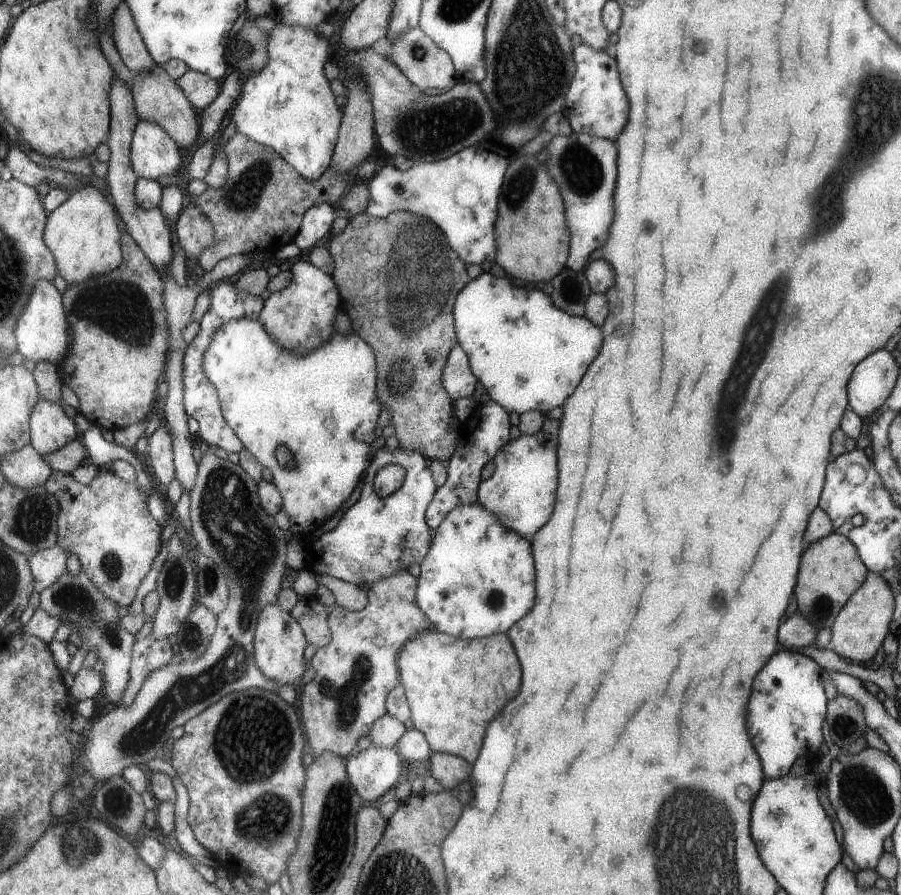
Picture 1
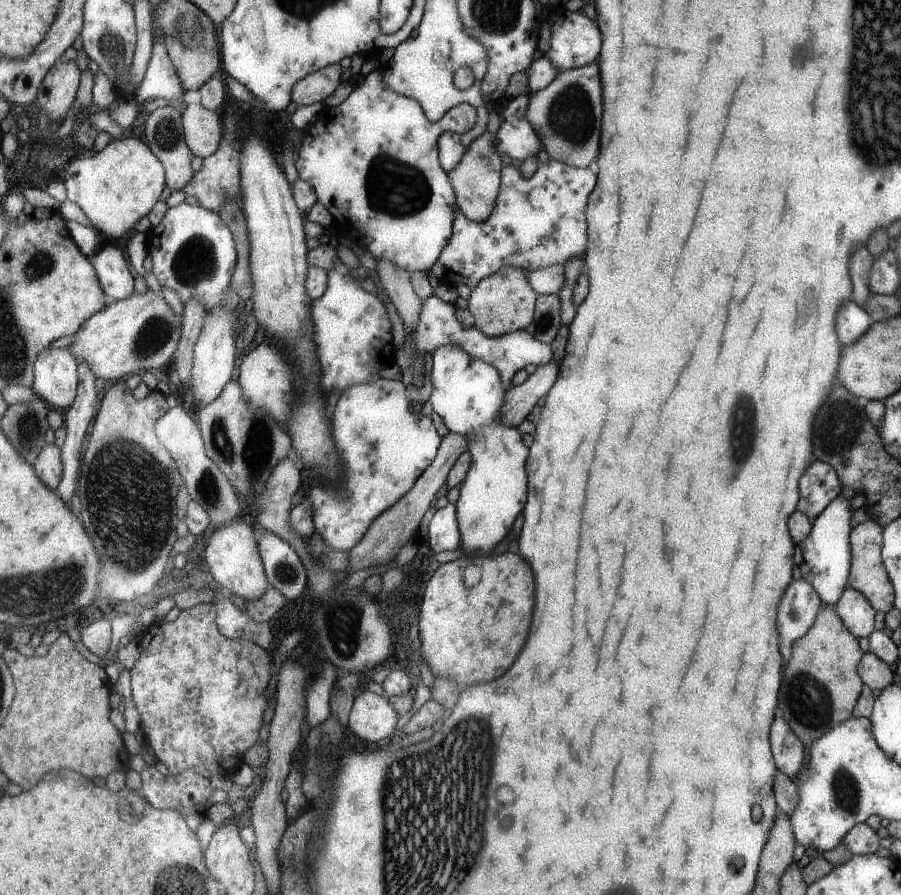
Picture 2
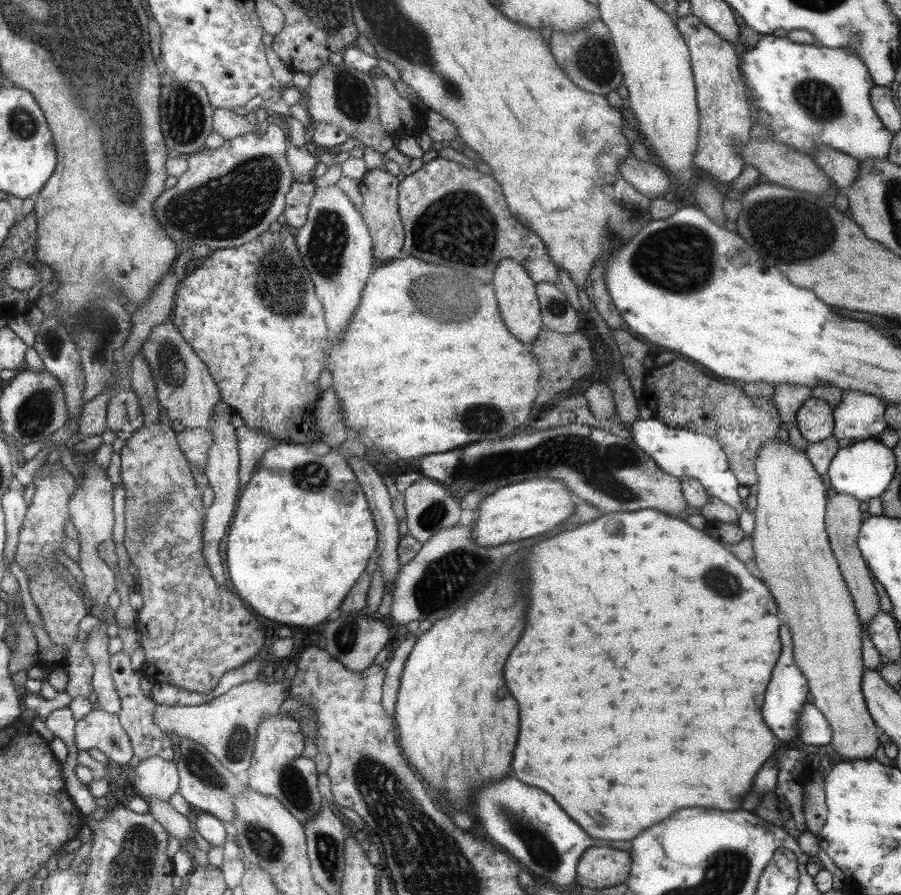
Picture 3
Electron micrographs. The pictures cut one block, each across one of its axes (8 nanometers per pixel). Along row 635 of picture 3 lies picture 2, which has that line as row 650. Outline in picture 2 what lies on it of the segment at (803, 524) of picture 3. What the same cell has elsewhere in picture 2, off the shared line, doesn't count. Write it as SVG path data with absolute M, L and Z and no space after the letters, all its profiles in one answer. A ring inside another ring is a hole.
M831 608L819 610L819 618L795 642L787 670L783 670L783 690L779 690L779 710L775 710L775 716L779 714L785 722L791 722L791 730L802 739L808 751L823 734L851 717L863 688L858 674L861 660L857 640Z

